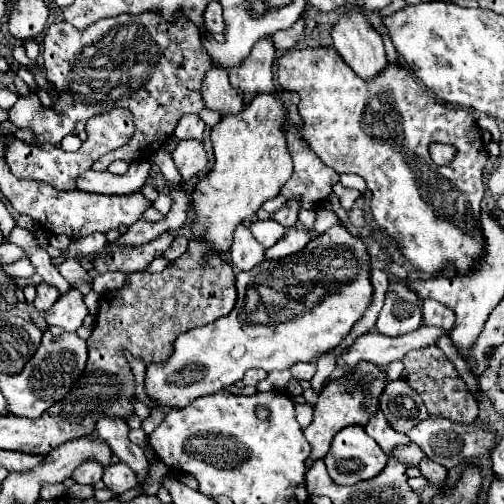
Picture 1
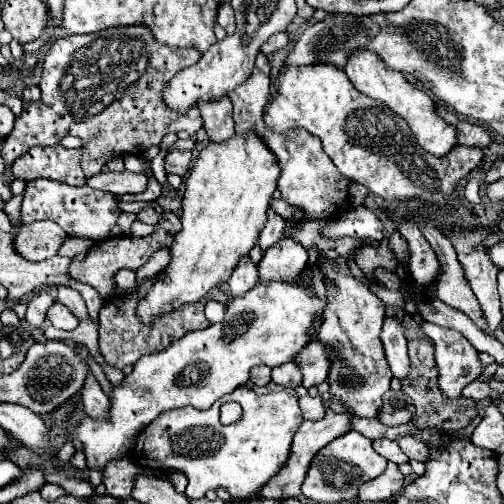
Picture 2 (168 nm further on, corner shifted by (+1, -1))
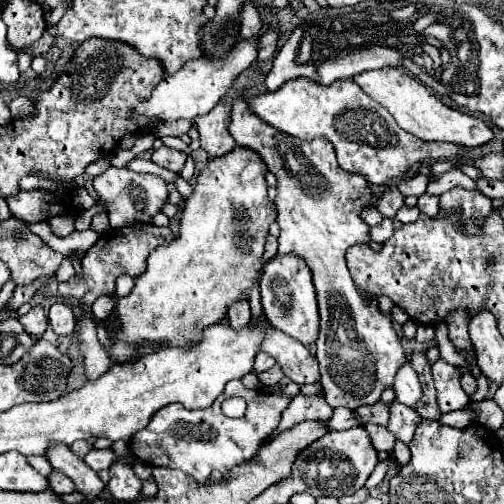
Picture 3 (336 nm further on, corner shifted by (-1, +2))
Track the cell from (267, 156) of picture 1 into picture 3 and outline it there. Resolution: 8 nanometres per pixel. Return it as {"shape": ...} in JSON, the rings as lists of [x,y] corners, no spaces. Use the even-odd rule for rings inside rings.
{"shape":[[[236,147],[230,155],[222,159],[210,159],[206,169],[198,175],[194,193],[186,197],[182,217],[180,217],[180,233],[178,237],[162,247],[156,247],[148,257],[146,271],[136,277],[134,289],[130,295],[116,301],[112,311],[112,323],[108,319],[94,319],[94,325],[104,327],[108,337],[112,339],[112,347],[108,357],[112,363],[130,363],[144,353],[144,343],[164,343],[166,347],[188,349],[194,347],[204,329],[210,325],[222,323],[228,317],[228,307],[234,301],[248,299],[252,285],[262,275],[262,253],[268,235],[268,227],[276,221],[276,207],[268,197],[268,185],[264,179],[266,165],[258,155],[250,153],[250,149]]]}

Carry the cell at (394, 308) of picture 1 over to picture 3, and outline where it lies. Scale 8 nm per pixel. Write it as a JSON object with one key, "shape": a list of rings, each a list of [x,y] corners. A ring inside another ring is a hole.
{"shape":[[[406,363],[398,375],[396,375],[396,383],[394,383],[394,391],[396,391],[396,399],[408,407],[416,407],[416,403],[422,397],[422,387],[418,381],[418,375],[414,375],[414,369],[410,367],[410,363]]]}

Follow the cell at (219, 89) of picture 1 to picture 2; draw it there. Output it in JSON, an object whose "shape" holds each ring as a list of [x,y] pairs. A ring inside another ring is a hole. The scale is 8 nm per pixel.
{"shape":[[[228,96],[218,100],[204,100],[198,104],[204,128],[212,142],[222,142],[234,136],[234,122],[232,122],[232,102]]]}

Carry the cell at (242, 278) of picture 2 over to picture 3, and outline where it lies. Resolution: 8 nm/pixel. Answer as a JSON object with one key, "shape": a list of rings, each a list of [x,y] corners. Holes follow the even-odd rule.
{"shape":[[[246,301],[242,303],[234,303],[234,307],[230,307],[228,311],[228,323],[234,331],[240,331],[248,325],[248,319],[250,319],[250,307]]]}

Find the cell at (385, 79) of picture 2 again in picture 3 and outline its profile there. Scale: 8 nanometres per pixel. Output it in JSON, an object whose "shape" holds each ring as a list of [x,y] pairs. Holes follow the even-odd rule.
{"shape":[[[386,67],[386,69],[378,69],[378,71],[364,71],[362,75],[356,75],[354,81],[364,89],[364,93],[368,93],[382,107],[386,107],[404,131],[416,135],[418,139],[446,141],[446,143],[456,143],[456,145],[464,145],[464,147],[480,147],[494,137],[492,129],[482,119],[462,113],[458,109],[446,107],[440,99],[436,99],[430,93],[430,89],[426,89],[420,81],[412,79],[402,69]]]}

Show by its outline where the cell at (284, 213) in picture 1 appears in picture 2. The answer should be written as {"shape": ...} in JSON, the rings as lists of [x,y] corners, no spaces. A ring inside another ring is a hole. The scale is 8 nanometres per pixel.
{"shape":[[[268,208],[268,222],[264,226],[264,230],[260,232],[260,246],[262,250],[268,250],[276,240],[282,238],[286,228],[286,222],[280,214],[276,214],[272,208]]]}

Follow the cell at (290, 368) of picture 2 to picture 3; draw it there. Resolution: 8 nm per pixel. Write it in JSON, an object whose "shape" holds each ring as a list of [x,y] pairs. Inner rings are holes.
{"shape":[[[276,365],[272,367],[272,369],[268,369],[268,371],[262,371],[262,375],[260,373],[256,373],[256,377],[258,377],[258,381],[262,383],[262,385],[276,385],[284,375],[282,375],[282,369],[278,369]]]}

